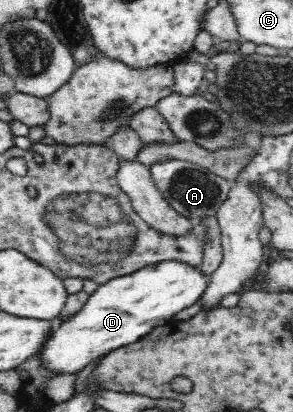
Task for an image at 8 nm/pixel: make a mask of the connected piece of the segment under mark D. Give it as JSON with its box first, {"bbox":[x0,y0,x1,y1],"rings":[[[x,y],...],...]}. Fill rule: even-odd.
{"bbox":[38,260,210,375],"rings":[[[162,260],[101,284],[87,303],[62,324],[57,323],[38,354],[43,364],[60,375],[74,374],[94,358],[132,344],[154,328],[174,319],[181,310],[199,302],[210,275],[181,260]]]}

